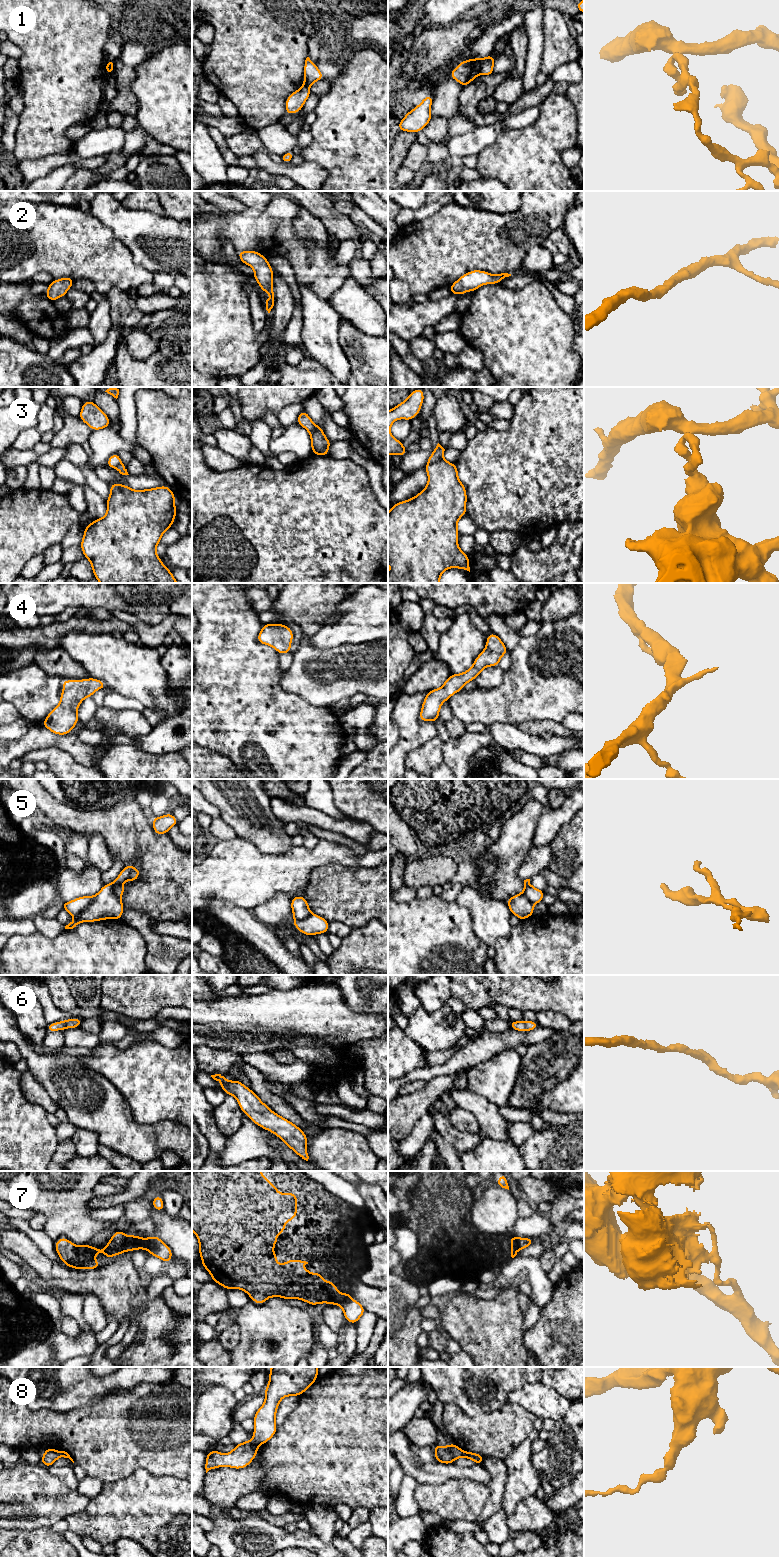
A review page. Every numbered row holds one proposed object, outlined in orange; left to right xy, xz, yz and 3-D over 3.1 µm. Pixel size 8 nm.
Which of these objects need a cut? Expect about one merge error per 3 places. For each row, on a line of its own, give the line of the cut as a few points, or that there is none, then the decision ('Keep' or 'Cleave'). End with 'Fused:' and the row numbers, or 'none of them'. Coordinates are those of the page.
1: Split along yz (481, 60), (478, 73). Cleave
2: No split. Keep
3: No split. Keep
4: No split. Keep
5: Split along xy (94, 896), (94, 899), (76, 915). Cleave
6: No split. Keep
7: Split along xy (147, 1239), (149, 1250). Cleave
8: Split along xy (59, 1451), (61, 1456). Cleave
Fused: 1, 5, 7, 8

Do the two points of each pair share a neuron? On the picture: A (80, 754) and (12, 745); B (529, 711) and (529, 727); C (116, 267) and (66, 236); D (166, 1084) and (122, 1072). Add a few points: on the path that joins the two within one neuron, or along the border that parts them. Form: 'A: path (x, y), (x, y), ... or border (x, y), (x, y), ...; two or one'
A: path (63, 742), (29, 742); one
B: border (553, 721), (527, 720), (516, 725); two
C: path (104, 260), (78, 245); one
D: path (155, 1080), (146, 1073), (133, 1072); one

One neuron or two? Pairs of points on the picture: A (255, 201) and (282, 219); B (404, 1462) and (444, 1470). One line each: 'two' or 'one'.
A: two
B: one

